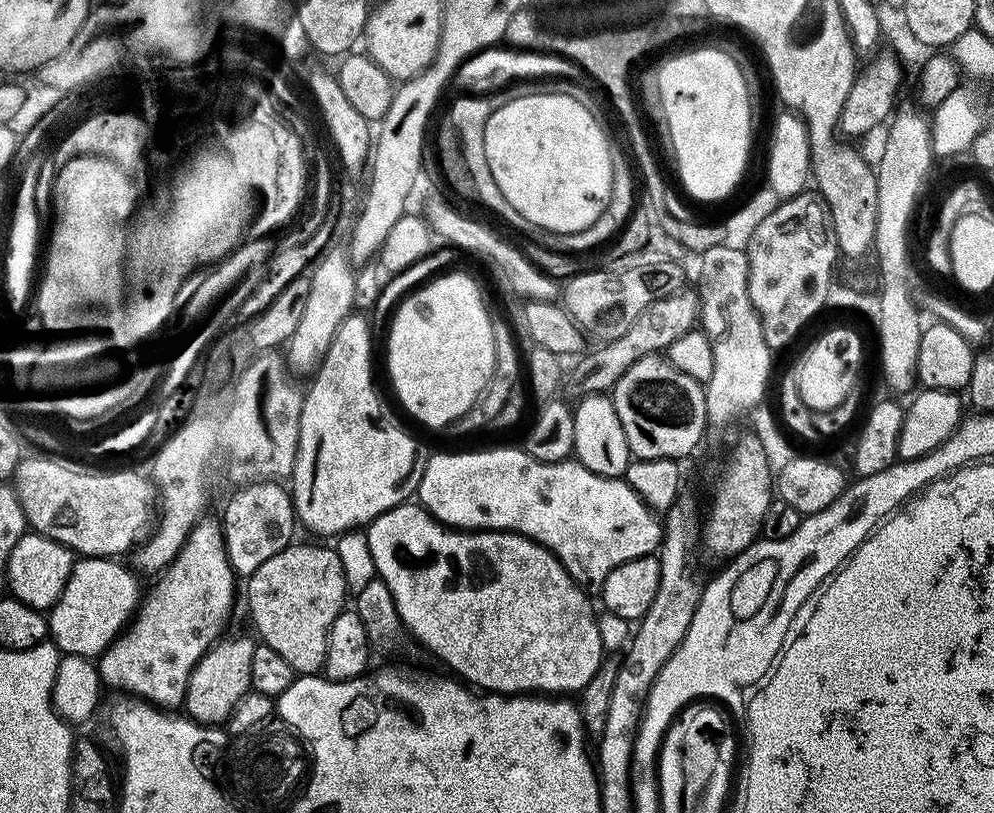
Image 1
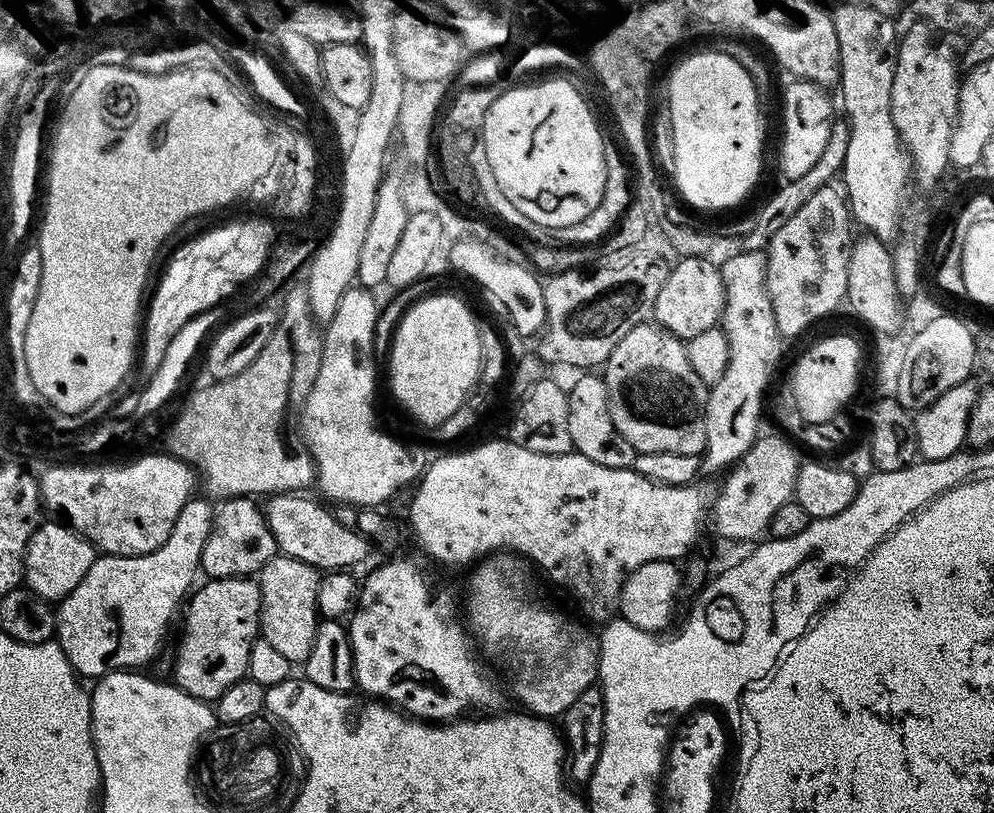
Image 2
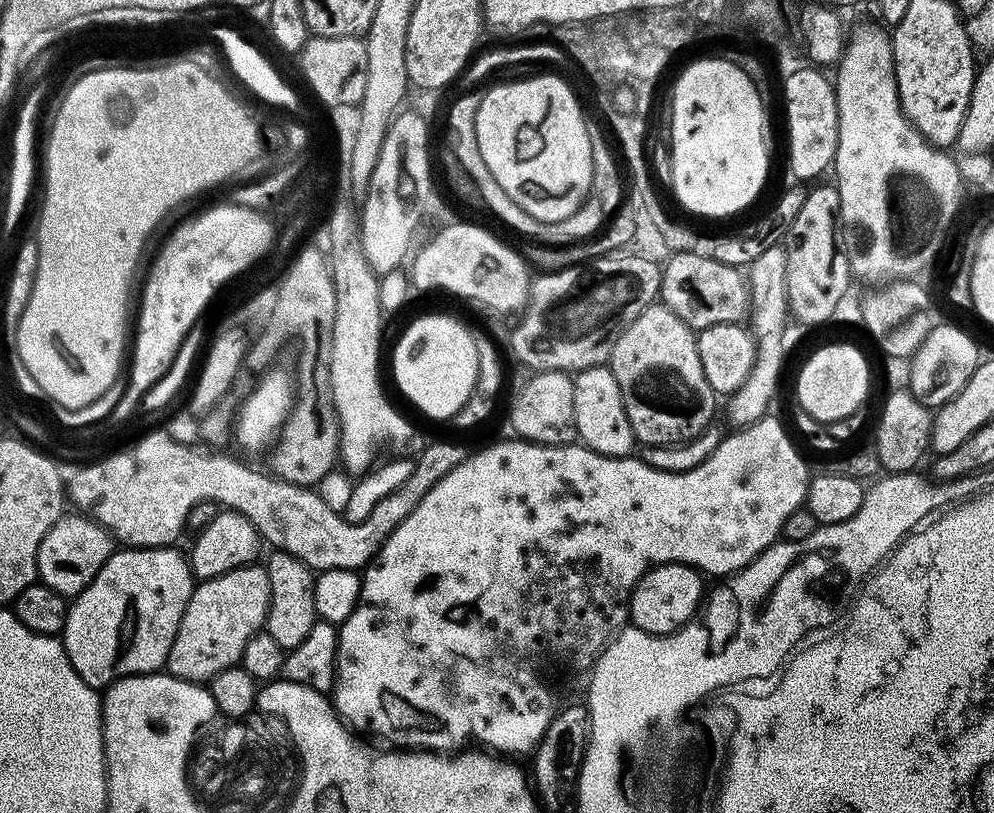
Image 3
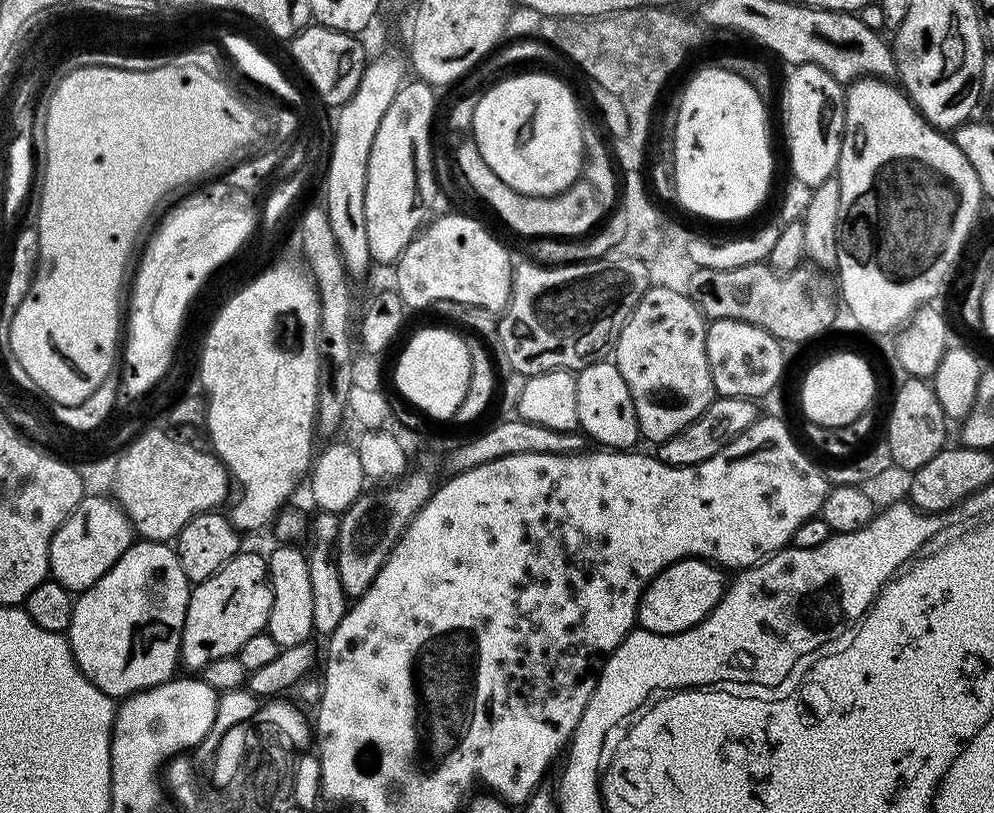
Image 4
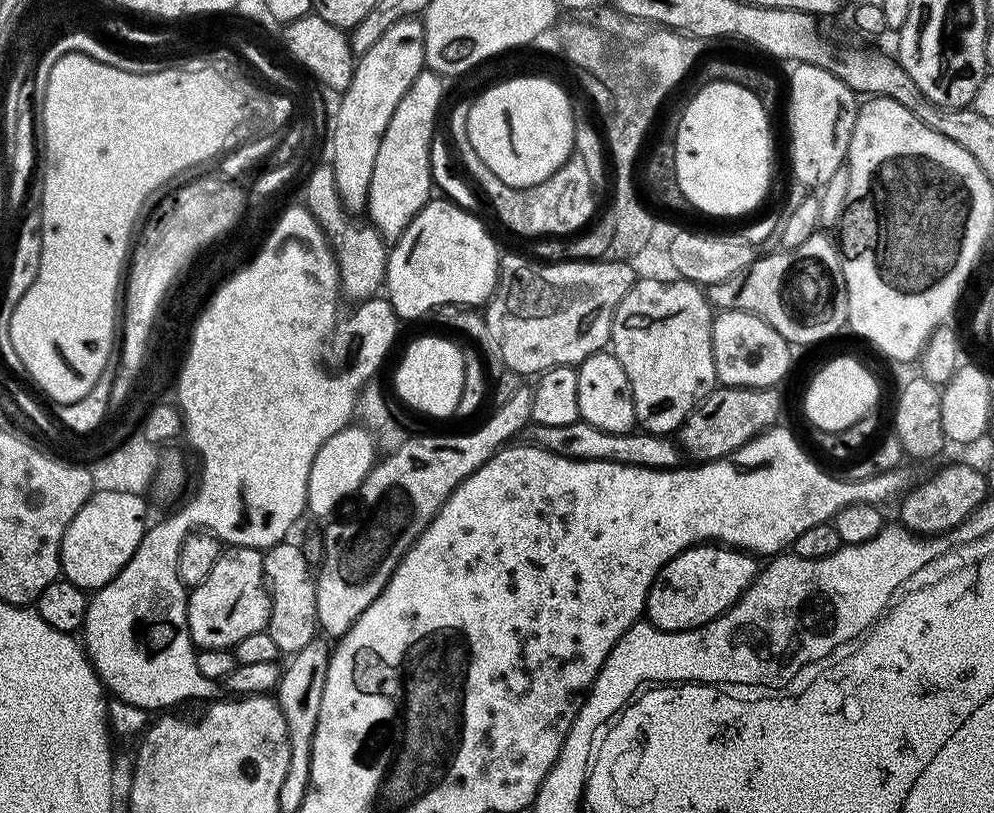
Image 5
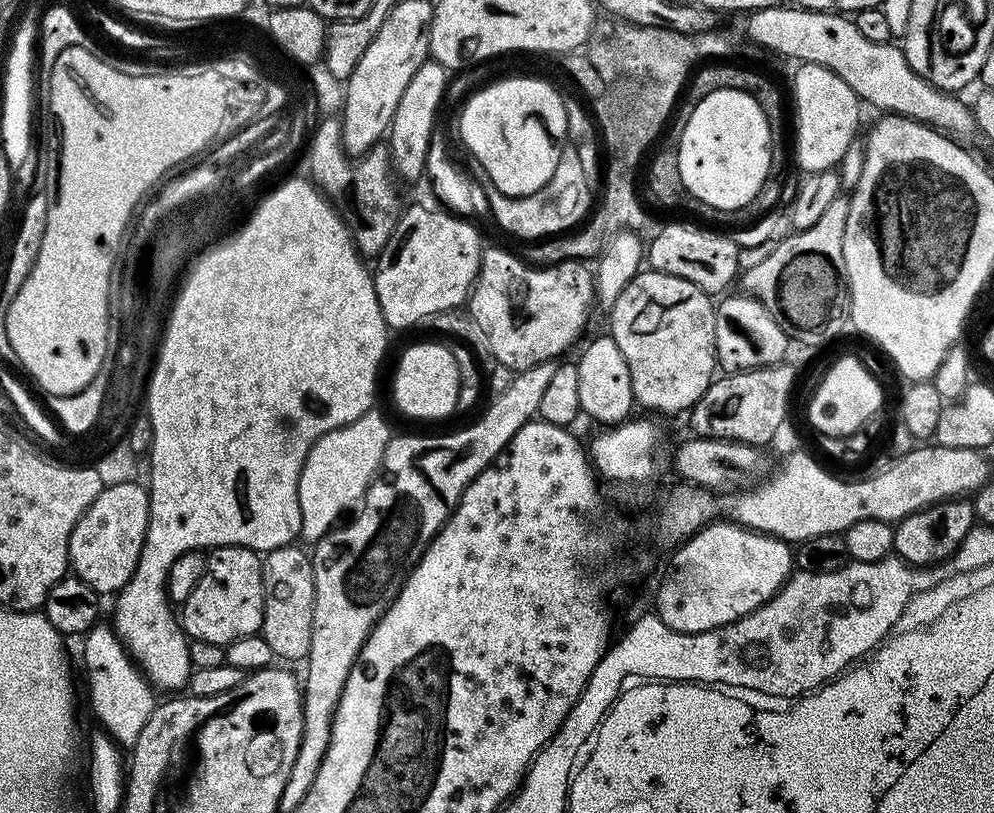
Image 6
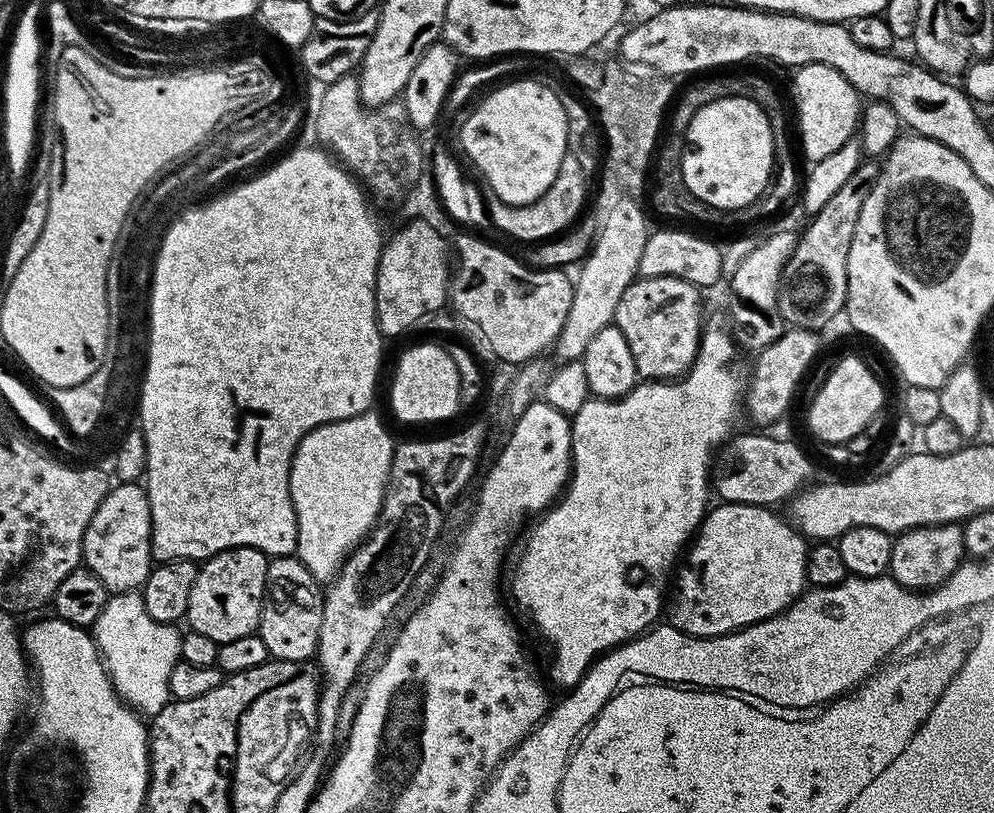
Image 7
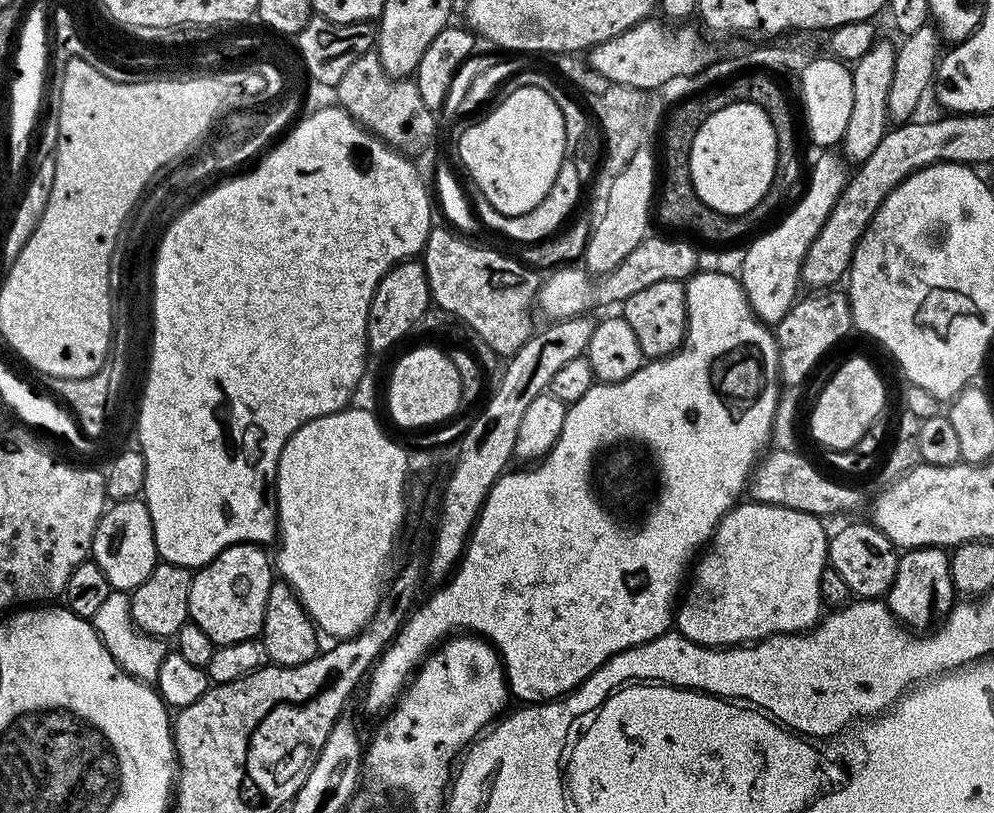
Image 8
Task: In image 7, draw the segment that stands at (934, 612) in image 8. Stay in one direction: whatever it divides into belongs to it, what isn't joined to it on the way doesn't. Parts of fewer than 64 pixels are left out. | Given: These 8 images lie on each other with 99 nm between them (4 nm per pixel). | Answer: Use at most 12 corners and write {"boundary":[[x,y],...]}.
{"boundary":[[959,523],[893,539],[888,572],[927,593],[965,560]]}

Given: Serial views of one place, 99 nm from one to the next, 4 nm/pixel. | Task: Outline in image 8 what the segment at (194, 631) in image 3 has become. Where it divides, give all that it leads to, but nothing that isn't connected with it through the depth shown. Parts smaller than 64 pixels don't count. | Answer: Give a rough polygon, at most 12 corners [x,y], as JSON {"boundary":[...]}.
{"boundary":[[231,544],[195,569],[188,618],[217,646],[264,630],[274,564]]}

